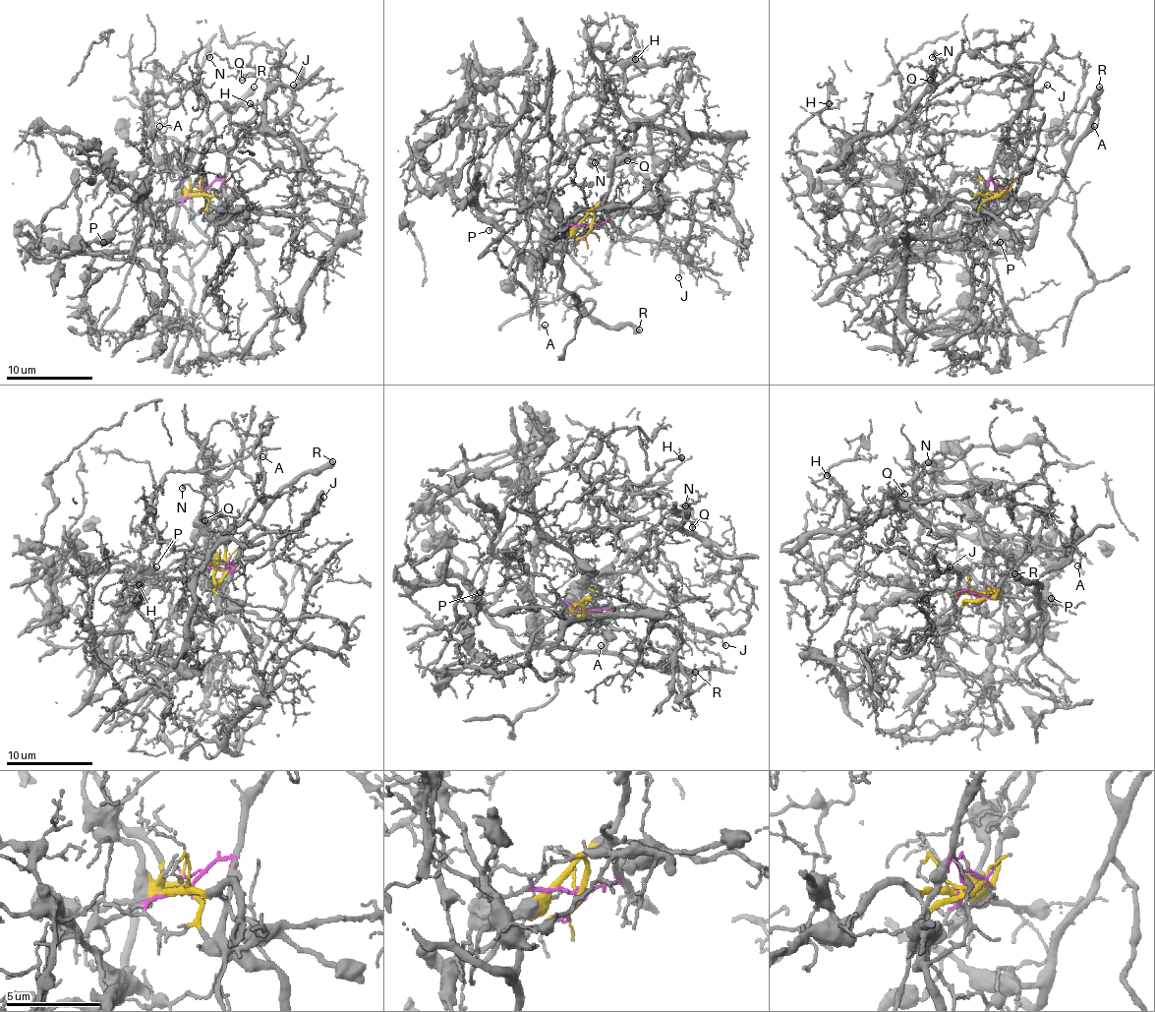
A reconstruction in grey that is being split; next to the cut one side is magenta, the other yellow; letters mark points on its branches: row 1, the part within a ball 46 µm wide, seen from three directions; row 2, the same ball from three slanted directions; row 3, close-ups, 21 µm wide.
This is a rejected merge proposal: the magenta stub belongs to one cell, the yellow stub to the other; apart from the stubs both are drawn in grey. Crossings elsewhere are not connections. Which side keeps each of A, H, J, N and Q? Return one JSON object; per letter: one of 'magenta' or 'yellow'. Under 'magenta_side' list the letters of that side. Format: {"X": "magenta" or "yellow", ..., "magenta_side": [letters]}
{"A": "yellow", "H": "yellow", "J": "magenta", "N": "yellow", "Q": "yellow", "magenta_side": ["J"]}

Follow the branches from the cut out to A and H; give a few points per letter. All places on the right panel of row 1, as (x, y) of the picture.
A: (996, 194), (1002, 194), (1010, 185), (1026, 142), (1034, 134), (1059, 129), (1073, 112), (1093, 114), (1095, 127)
H: (996, 194), (940, 207), (890, 131), (821, 172), (849, 159), (830, 103)

